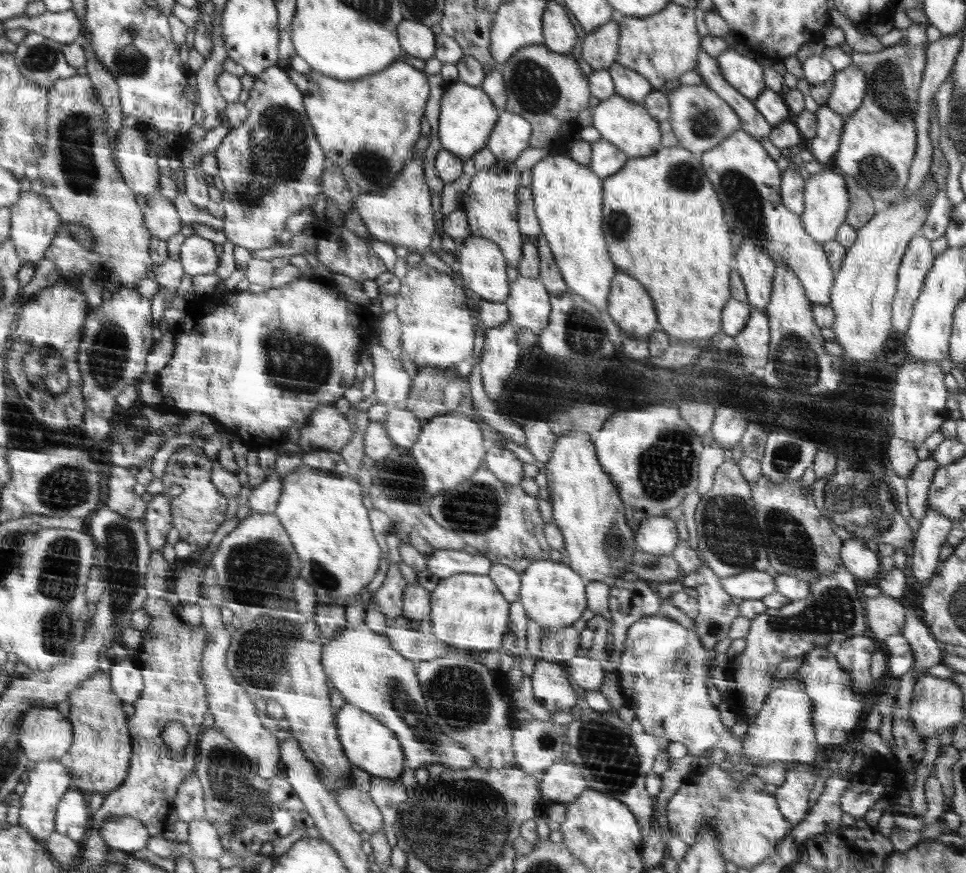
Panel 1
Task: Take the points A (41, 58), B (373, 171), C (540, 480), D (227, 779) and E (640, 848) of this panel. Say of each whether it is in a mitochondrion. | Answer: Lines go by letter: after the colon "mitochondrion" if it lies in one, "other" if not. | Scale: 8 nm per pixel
A: mitochondrion
B: mitochondrion
C: other
D: mitochondrion
E: other

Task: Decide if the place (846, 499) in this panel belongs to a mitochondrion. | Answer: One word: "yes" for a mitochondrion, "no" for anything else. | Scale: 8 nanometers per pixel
yes

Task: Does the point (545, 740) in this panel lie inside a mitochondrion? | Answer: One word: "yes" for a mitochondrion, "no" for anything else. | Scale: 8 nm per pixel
yes

